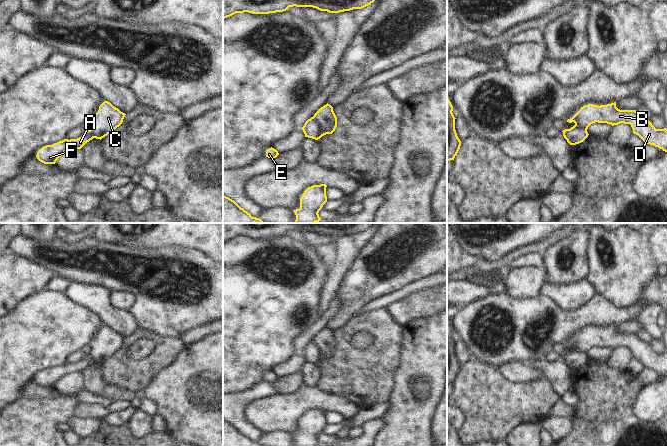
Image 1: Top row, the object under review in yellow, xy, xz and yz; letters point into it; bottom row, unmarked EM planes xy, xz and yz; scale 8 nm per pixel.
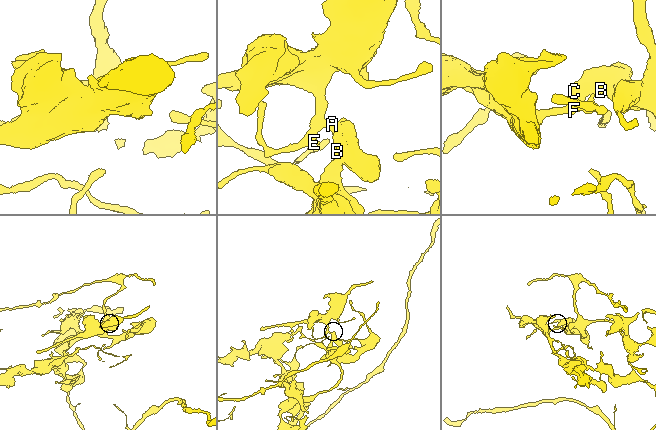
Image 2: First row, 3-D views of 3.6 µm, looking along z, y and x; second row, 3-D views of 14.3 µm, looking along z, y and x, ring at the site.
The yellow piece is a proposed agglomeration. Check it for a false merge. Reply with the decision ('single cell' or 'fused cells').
fused cells

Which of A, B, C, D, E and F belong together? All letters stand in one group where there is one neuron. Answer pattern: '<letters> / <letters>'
A E F / B C D

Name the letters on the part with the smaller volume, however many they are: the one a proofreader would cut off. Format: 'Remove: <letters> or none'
Remove: A, E, F

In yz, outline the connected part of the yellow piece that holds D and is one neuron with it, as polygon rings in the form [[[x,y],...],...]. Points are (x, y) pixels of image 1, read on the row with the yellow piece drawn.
[[[616,102],[600,106],[584,105],[567,122],[574,122],[574,126],[586,130],[595,122],[607,123],[612,126],[620,123],[630,124],[633,133],[638,135],[645,144],[653,145],[667,152],[667,128],[656,129],[649,120],[643,118],[636,110],[618,109]]]

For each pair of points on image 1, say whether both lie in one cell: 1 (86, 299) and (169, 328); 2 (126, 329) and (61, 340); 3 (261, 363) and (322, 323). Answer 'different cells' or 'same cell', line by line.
1: different cells
2: different cells
3: different cells

